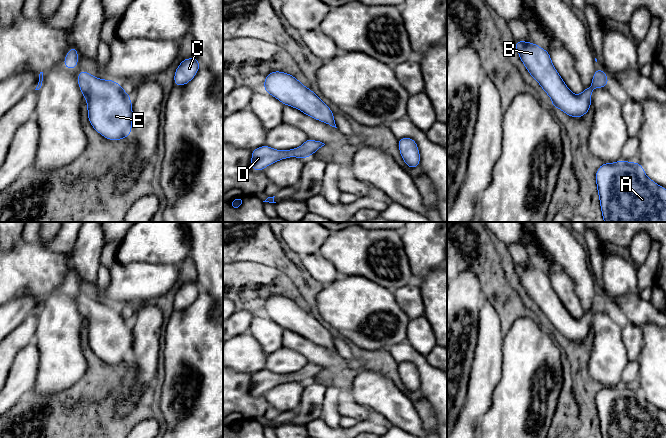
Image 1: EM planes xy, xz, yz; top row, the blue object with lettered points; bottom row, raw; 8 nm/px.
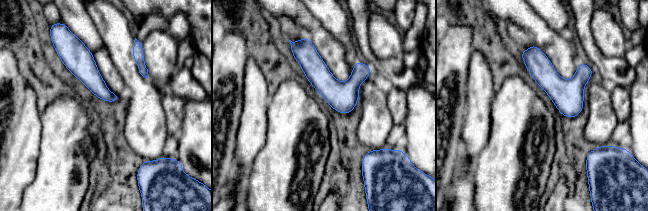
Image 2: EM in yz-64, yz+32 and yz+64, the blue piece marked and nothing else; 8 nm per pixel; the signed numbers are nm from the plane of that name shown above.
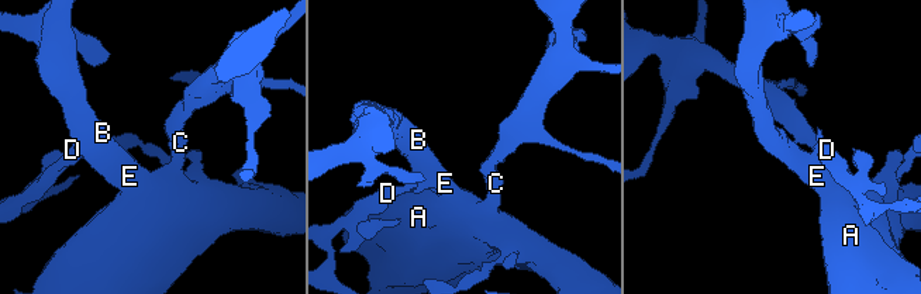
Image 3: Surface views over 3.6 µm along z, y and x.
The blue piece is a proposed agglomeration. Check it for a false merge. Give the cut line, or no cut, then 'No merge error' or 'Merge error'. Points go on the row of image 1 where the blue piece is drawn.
No split. No merge error

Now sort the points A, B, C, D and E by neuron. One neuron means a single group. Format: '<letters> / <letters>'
A B C D E

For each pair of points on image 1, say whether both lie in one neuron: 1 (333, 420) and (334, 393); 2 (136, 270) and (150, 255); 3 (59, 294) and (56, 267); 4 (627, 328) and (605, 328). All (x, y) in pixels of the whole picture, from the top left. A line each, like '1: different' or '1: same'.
1: same
2: different
3: different
4: different

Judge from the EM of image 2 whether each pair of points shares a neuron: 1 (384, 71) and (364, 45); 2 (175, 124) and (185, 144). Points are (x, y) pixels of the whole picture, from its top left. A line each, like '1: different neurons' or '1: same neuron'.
1: same neuron
2: different neurons

